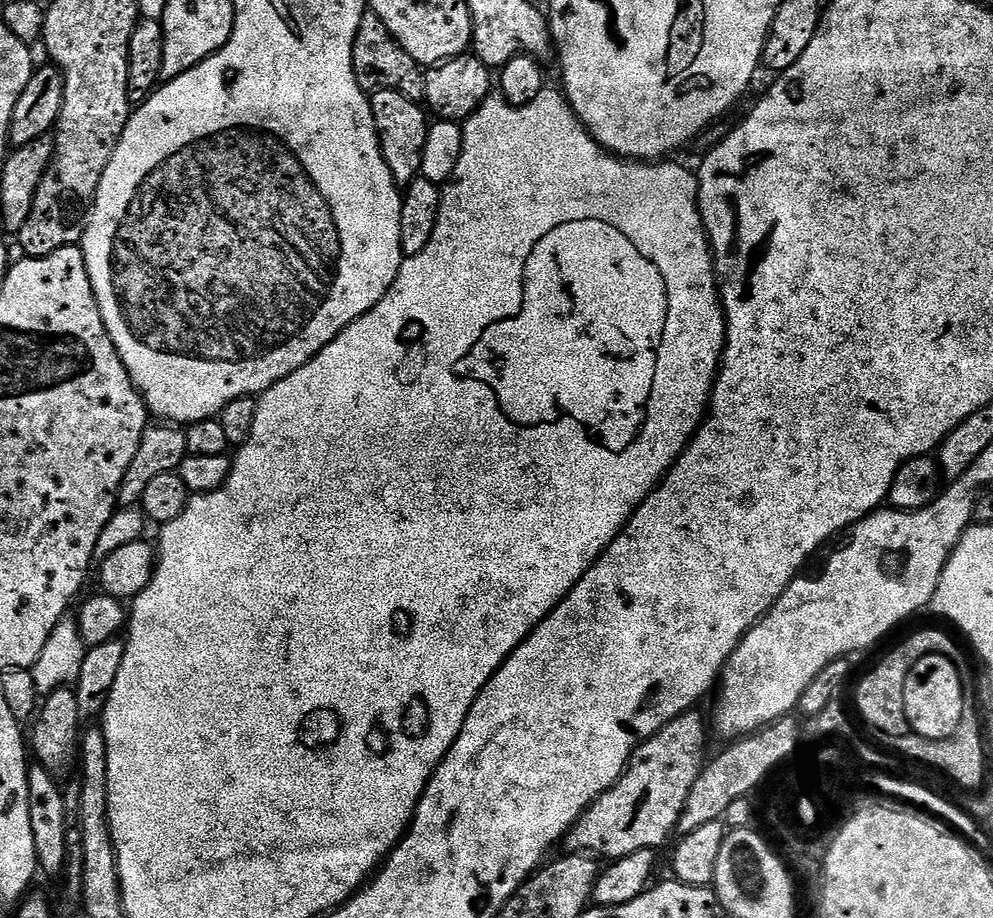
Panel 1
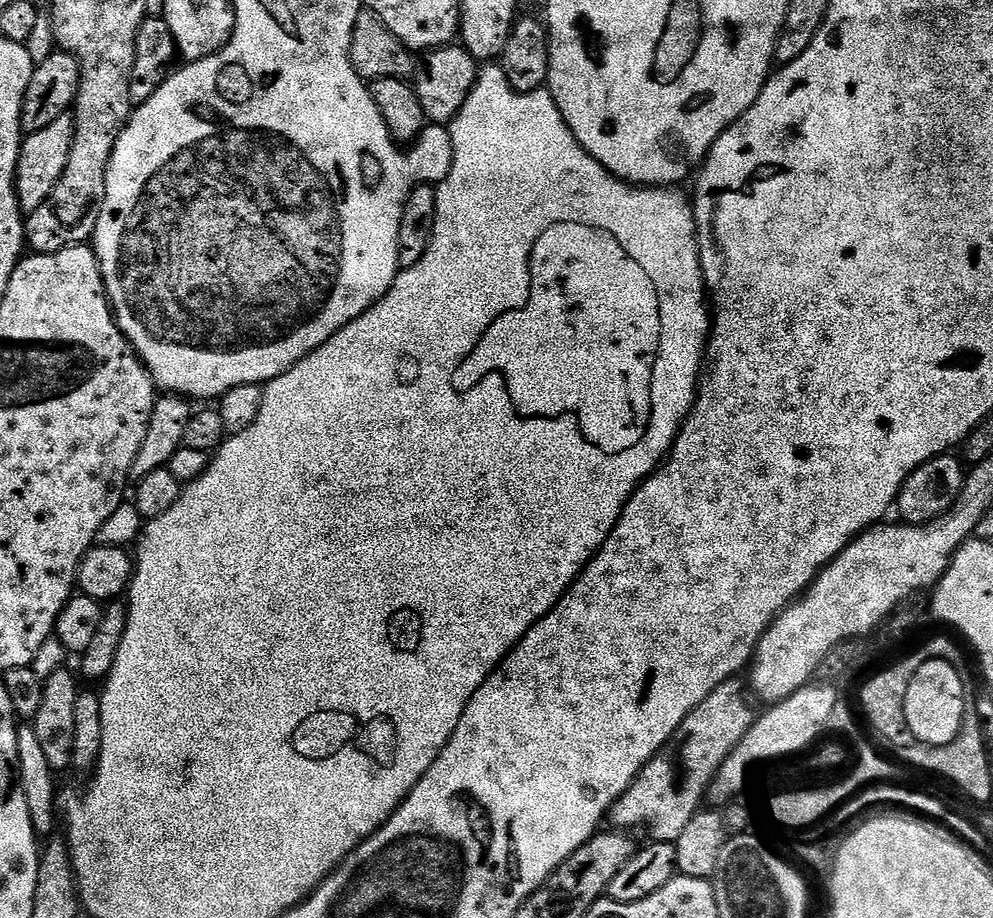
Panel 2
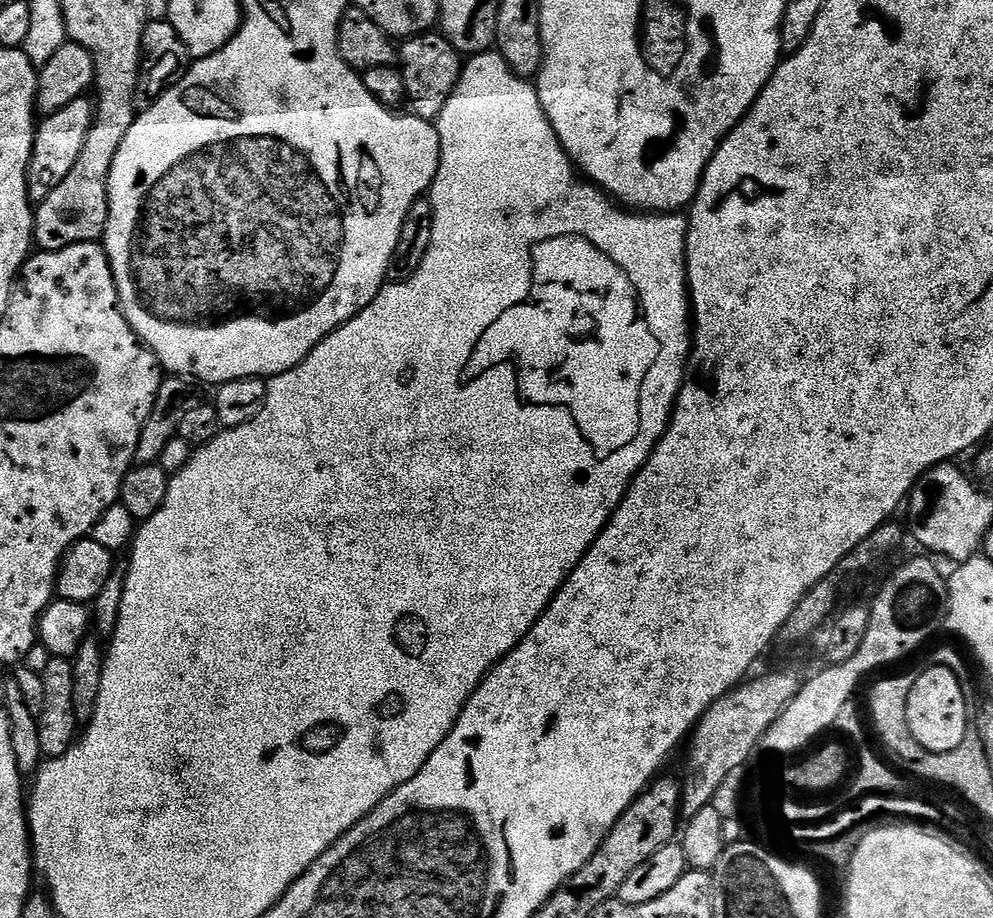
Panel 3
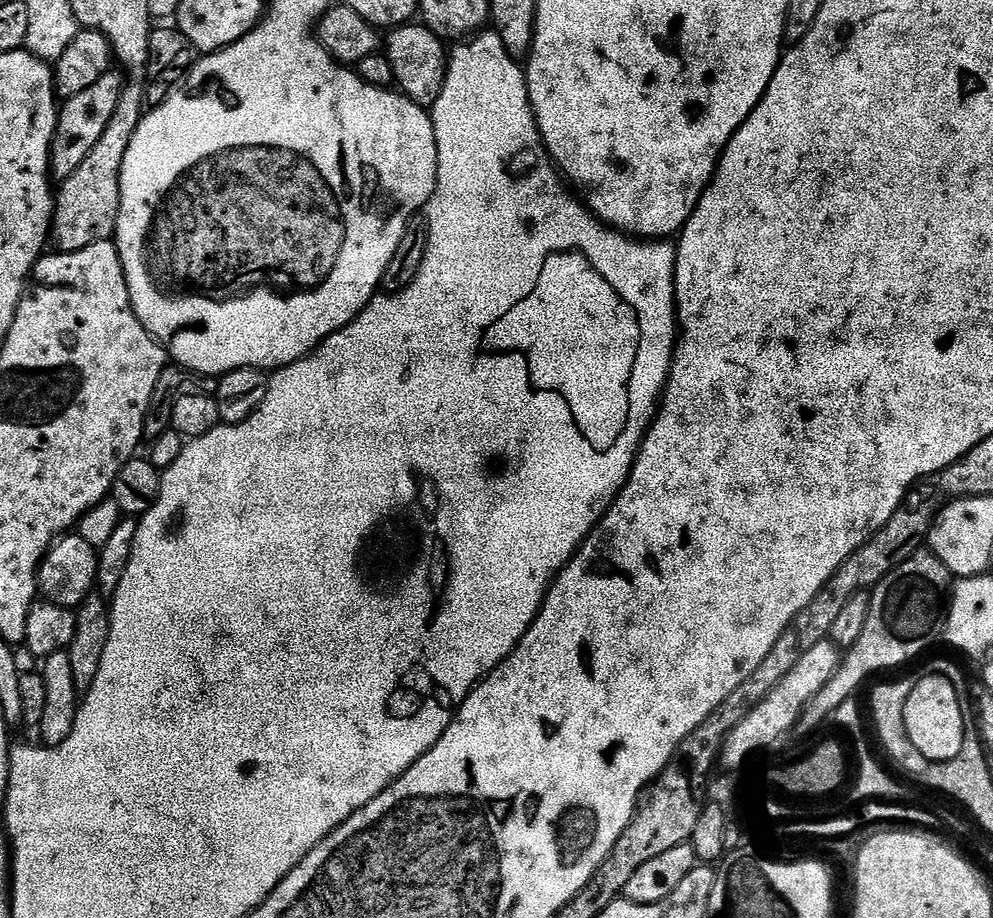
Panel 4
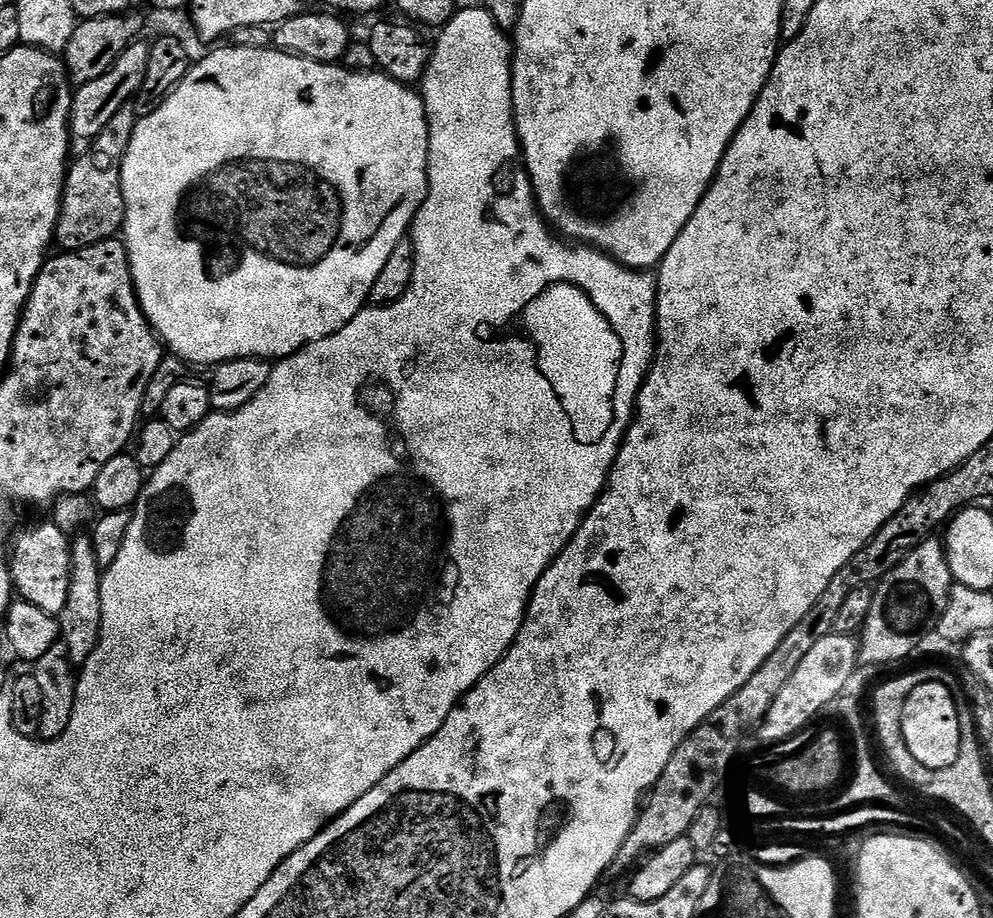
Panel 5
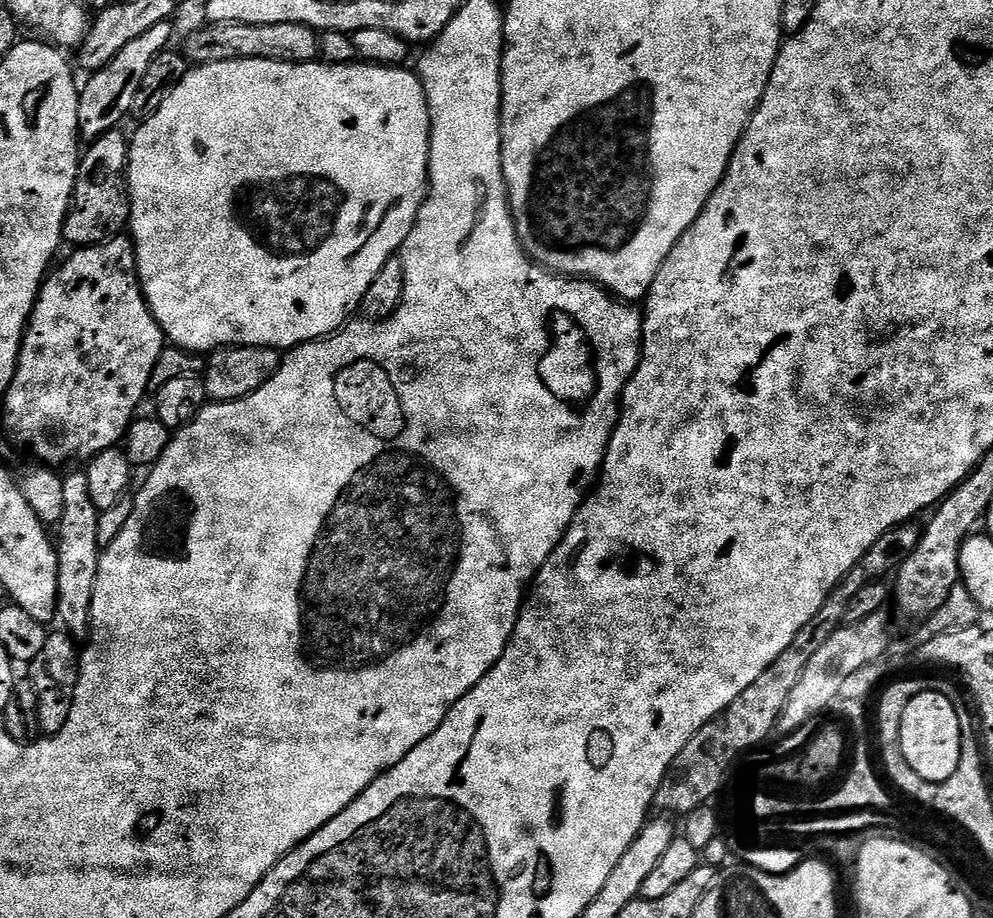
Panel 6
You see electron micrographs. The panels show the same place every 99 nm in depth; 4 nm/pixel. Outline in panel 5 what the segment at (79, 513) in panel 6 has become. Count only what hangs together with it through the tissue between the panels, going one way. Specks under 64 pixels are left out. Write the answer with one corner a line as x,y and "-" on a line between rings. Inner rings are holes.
77,535
71,541
71,546
70,598
66,598
66,606
62,606
58,617
60,621
60,640
68,647
69,662
73,666
83,666
90,658
90,654
94,654
94,650
100,641
100,631
102,630
102,578
104,573
98,564
91,535

